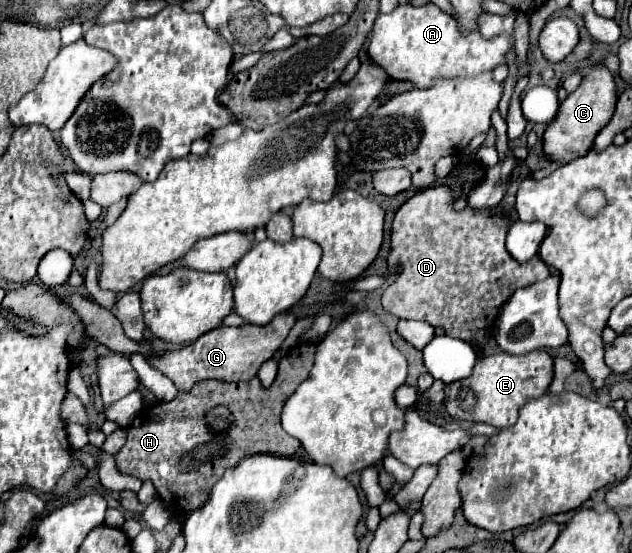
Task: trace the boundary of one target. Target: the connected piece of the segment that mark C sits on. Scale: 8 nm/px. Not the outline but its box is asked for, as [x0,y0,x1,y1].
[542,64,616,164]

